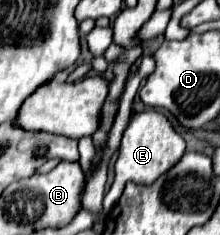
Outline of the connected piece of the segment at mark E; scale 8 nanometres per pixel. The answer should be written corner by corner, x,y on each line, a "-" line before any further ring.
148,110
148,112
134,114
134,118
130,120
128,128
124,130
124,136
120,142
120,152
118,152
118,160
116,160
116,180
104,196
104,214
108,214
114,208
114,204
118,202
116,196
122,194
126,182
132,180
138,184
152,184
156,178
166,174
166,170
170,170
170,166
174,166
174,162
178,162
182,158
184,148
186,148
186,144
184,144
182,136
174,130
172,122
162,112

